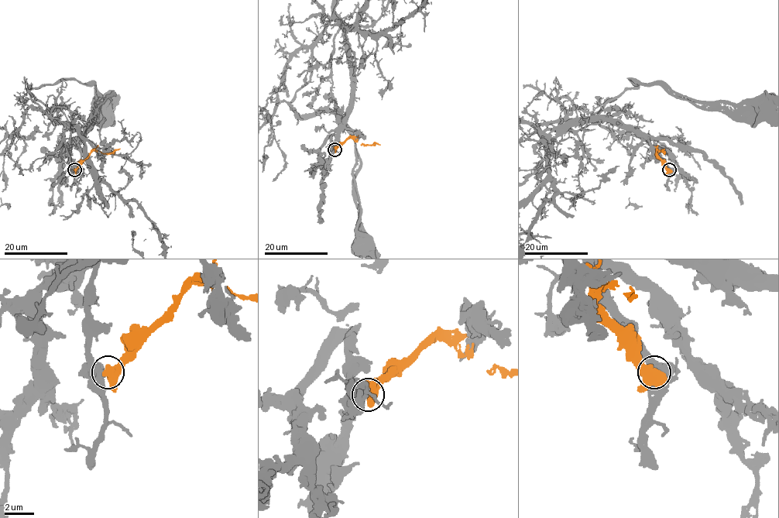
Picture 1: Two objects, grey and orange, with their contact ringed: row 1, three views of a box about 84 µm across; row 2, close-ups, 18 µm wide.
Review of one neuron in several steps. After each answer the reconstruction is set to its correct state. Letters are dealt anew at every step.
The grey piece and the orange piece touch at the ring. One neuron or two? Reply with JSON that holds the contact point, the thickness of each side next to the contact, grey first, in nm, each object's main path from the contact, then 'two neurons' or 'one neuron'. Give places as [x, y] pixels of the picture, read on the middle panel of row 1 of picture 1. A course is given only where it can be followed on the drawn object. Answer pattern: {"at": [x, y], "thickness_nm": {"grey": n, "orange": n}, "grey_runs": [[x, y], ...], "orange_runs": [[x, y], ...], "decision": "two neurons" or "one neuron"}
{"at": [334, 149], "thickness_nm": {"grey": 600, "orange": 650}, "grey_runs": [[334, 149], [352, 88], [349, 46], [334, 19], [289, 105], [300, 114], [333, 112], [354, 137], [358, 246]], "orange_runs": [[334, 149], [351, 138], [363, 145], [380, 145]], "decision": "two neurons"}

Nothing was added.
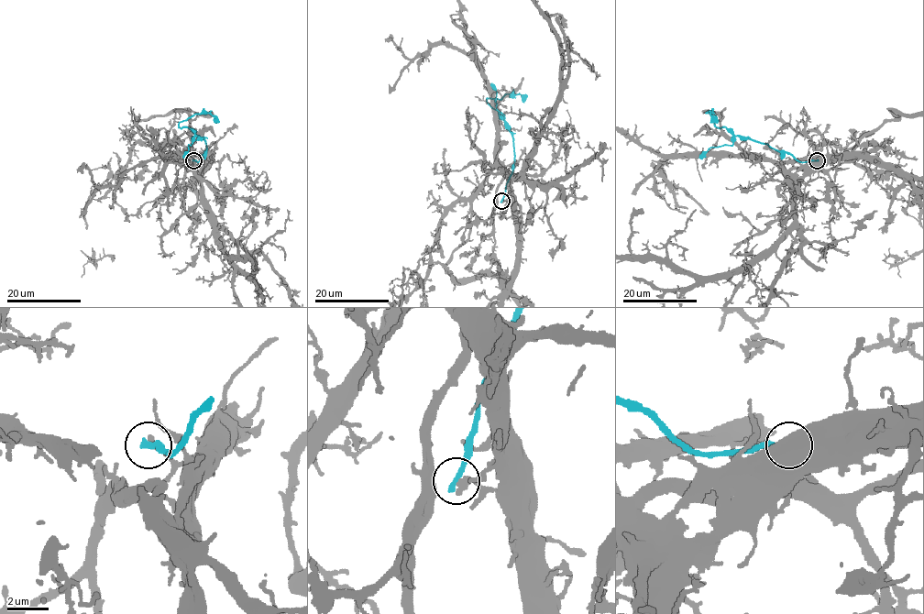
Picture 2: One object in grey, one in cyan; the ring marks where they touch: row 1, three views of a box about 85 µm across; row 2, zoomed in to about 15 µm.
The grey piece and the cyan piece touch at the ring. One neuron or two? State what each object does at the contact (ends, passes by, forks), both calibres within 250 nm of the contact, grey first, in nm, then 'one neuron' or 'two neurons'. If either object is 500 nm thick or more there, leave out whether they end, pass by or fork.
grey ends; cyan ends; calibres 240 and 320 nm; two neurons

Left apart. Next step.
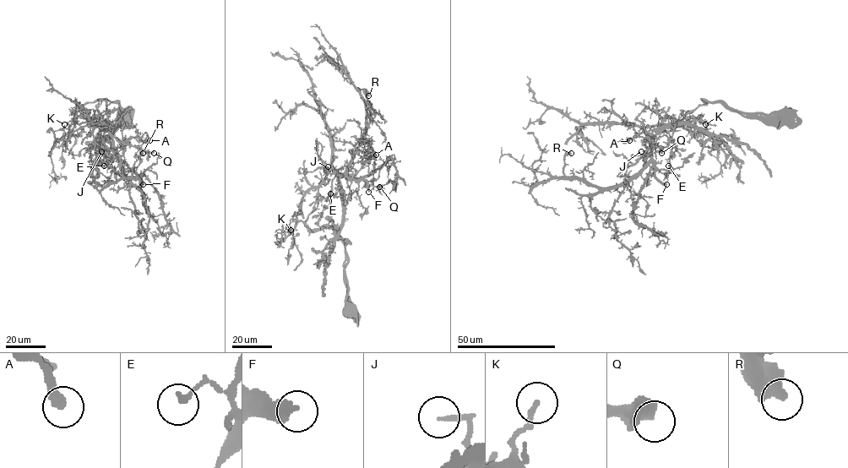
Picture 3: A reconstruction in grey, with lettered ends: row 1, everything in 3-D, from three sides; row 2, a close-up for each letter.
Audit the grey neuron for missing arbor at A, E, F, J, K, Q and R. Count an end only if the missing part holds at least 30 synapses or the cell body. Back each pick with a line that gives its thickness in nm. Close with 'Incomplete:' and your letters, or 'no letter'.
F: calibre 280 nm
Q: calibre 600 nm
R: calibre 600 nm
Incomplete: F, Q, R

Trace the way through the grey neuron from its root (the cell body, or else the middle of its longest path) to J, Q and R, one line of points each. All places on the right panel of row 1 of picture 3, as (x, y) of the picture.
J: (785, 119), (738, 113), (703, 100), (703, 104), (675, 123), (645, 127), (649, 147), (644, 154), (641, 151)
Q: (785, 119), (738, 113), (719, 102), (703, 100), (703, 104), (675, 123), (645, 127), (649, 141), (661, 153)
R: (785, 119), (703, 100), (675, 123), (645, 127), (650, 160), (609, 187), (565, 176), (571, 153)

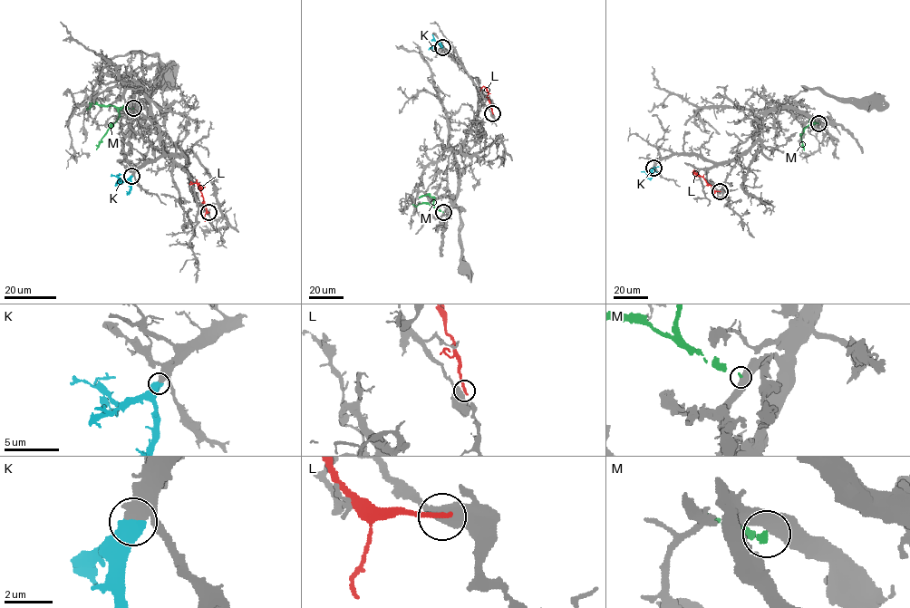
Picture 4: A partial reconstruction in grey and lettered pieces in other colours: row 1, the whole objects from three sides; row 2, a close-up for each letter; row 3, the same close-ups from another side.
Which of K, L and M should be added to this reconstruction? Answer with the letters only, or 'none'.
K

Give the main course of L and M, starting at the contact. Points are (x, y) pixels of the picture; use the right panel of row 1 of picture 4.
L: (720, 191), (714, 191), (703, 178), (692, 172), (697, 172)
M: (818, 123), (809, 123), (804, 129), (801, 137), (804, 150)

